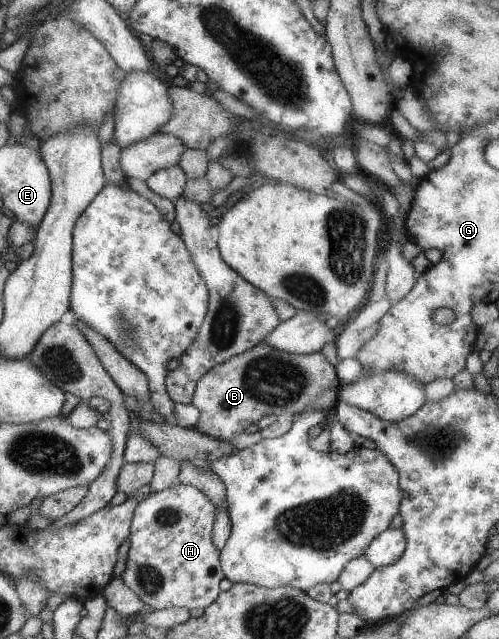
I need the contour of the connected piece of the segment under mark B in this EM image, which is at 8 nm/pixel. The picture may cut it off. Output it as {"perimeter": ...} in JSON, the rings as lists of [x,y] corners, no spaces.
{"perimeter":[[[259,343],[214,366],[197,381],[192,403],[201,410],[201,416],[195,429],[216,439],[229,440],[233,434],[257,424],[263,416],[295,417],[303,413],[305,406],[309,406],[325,388],[338,388],[339,385],[335,367],[321,351],[299,355]]]}

